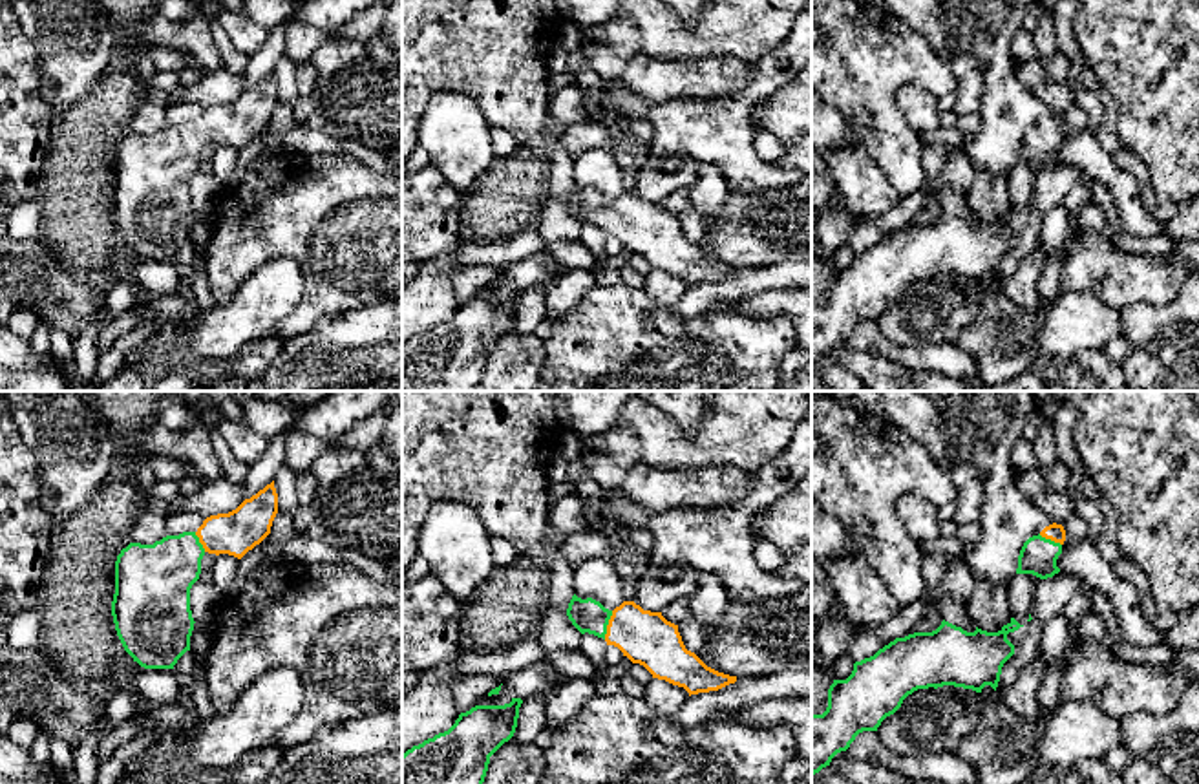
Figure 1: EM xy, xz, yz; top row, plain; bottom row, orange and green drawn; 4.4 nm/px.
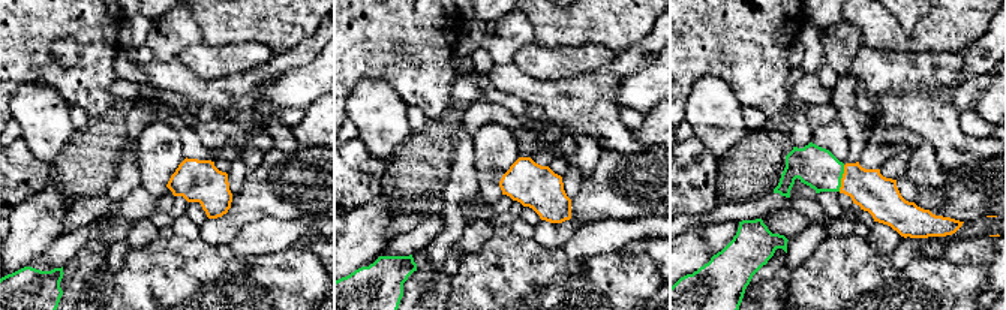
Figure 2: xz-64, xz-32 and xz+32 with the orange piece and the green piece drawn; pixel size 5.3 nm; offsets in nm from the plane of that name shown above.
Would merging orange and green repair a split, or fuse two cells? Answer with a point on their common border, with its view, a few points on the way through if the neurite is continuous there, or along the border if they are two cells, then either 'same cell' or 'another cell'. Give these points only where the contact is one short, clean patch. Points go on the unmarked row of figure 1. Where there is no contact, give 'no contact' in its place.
meets orange in xz at (607, 216); runs through xz (647, 229), (629, 218), (607, 216), (591, 207); same cell

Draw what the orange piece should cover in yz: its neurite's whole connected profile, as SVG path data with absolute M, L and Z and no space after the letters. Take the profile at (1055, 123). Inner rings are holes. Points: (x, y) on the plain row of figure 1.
M1056 113L1029 128L1020 141L1016 164L1033 164L1040 170L1058 164L1056 150L1062 144L1064 132L1066 121Z

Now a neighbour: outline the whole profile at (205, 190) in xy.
M197 170L190 179L190 201L194 212L212 208L223 196L225 186L207 172Z

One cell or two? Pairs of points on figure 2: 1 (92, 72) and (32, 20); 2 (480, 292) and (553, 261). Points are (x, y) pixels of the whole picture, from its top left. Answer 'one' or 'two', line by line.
1: one
2: one

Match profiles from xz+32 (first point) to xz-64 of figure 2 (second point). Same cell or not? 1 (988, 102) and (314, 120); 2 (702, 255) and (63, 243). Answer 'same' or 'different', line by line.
1: different
2: different

